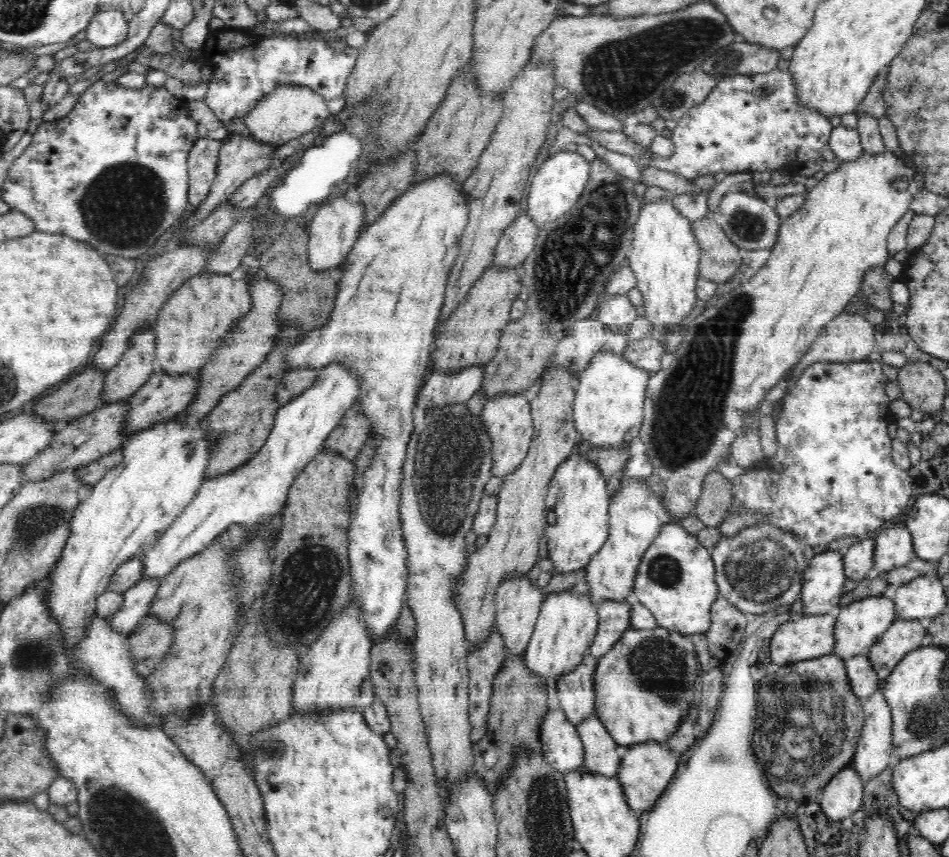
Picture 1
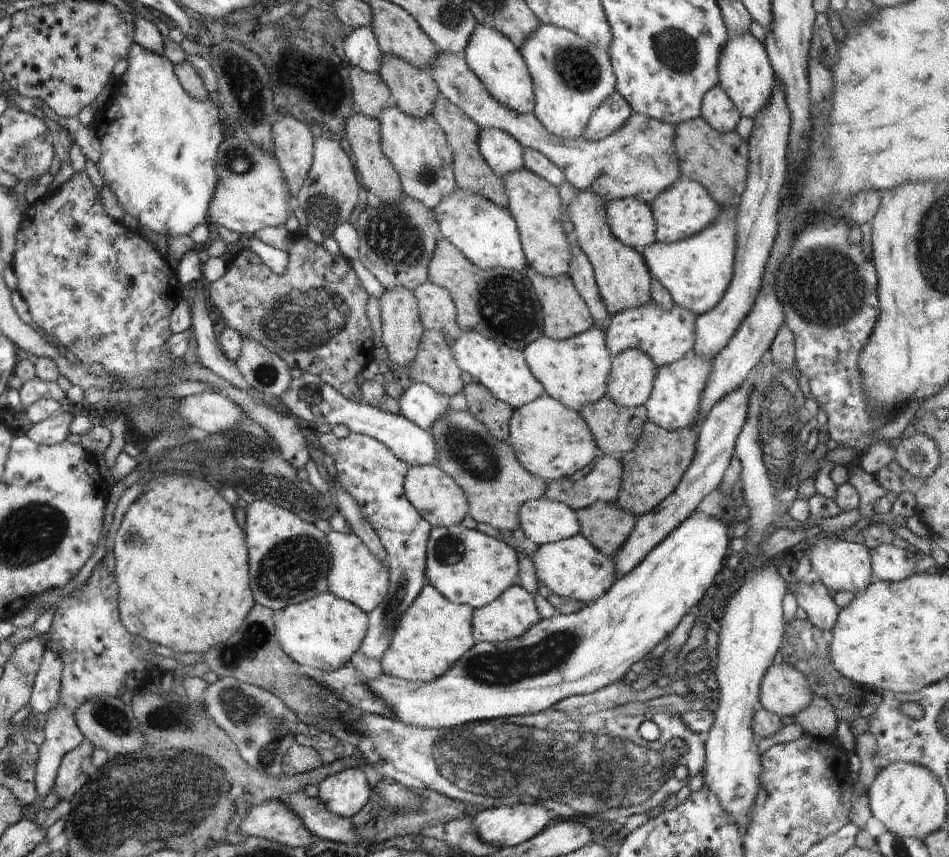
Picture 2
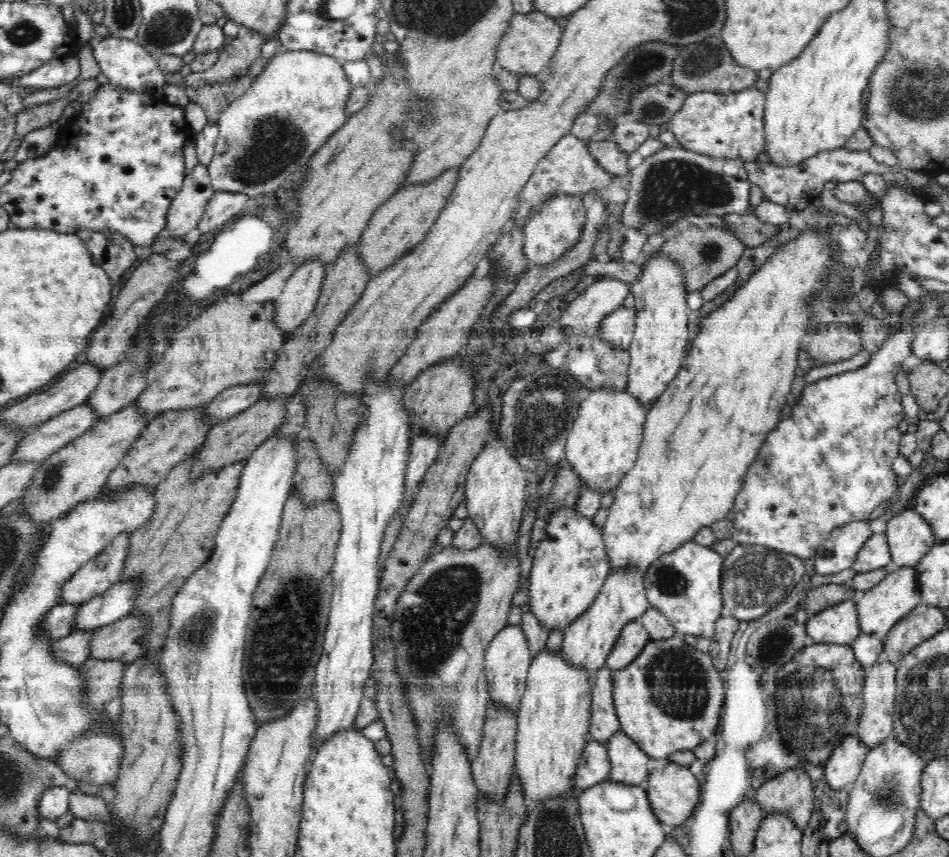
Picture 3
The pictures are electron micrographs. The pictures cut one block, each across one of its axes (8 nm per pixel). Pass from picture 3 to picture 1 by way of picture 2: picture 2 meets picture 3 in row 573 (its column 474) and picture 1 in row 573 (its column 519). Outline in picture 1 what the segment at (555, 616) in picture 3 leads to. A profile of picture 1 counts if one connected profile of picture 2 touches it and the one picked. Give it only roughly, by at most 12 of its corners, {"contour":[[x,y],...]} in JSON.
{"contour":[[575,452],[556,468],[543,536],[556,574],[609,535],[607,479]]}

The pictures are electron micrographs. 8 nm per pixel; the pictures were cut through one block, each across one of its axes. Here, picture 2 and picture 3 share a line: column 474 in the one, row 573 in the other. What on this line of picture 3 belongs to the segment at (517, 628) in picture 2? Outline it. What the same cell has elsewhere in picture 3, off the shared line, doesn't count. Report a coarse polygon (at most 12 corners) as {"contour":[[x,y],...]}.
{"contour":[[638,567],[611,572],[563,630],[562,655],[594,676],[651,604]]}

